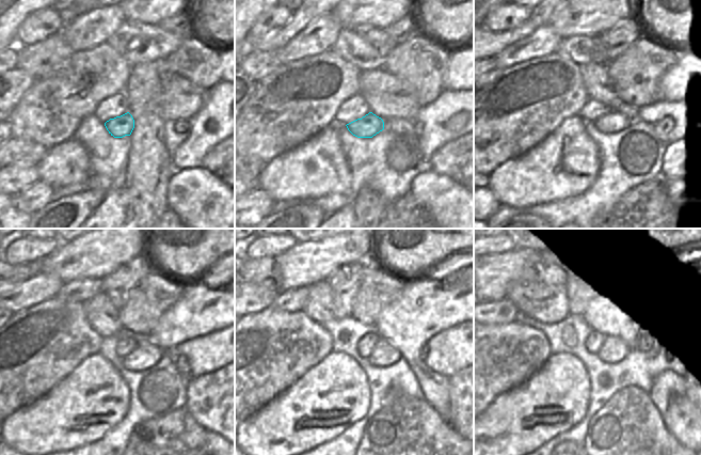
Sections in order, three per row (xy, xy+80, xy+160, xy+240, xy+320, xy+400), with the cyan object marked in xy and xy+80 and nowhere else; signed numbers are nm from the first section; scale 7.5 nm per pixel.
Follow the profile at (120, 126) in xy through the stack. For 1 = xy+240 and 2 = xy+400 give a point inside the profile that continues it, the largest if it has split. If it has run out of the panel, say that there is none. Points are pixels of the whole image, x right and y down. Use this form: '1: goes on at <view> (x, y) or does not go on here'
1: goes on at xy+240 (147, 354)
2: goes on at xy+400 (614, 349)

